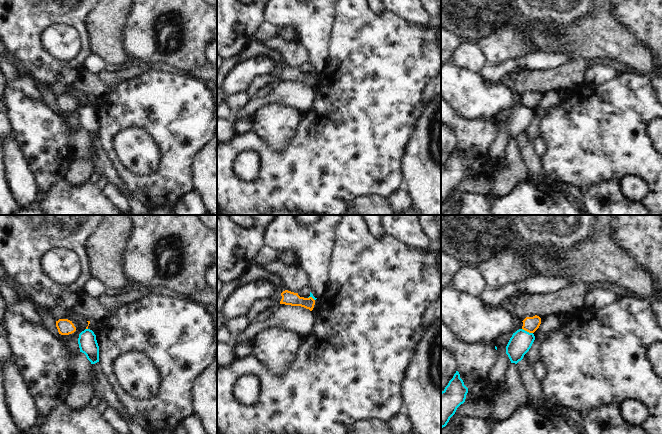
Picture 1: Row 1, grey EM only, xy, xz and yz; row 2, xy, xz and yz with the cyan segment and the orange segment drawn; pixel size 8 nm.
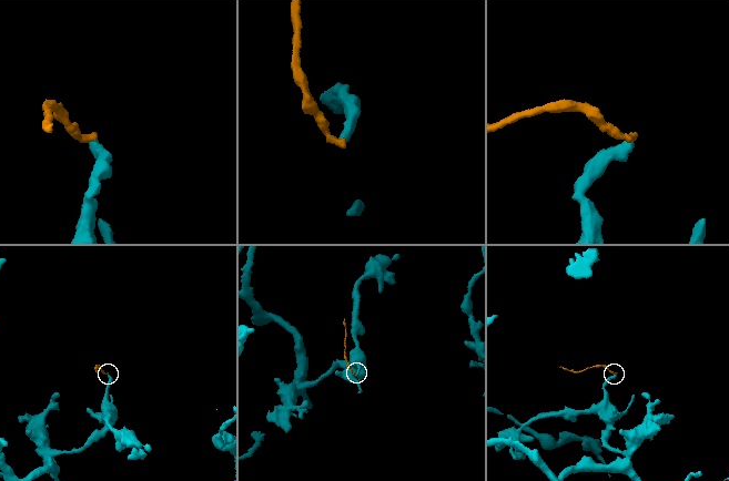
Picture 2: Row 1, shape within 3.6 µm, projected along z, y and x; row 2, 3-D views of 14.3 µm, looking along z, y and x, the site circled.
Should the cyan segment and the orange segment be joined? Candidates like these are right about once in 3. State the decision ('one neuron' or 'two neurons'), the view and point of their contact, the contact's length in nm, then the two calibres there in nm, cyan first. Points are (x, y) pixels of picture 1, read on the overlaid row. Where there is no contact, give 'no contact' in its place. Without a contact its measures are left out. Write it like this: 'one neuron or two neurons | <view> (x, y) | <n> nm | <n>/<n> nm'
two neurons | yz (526, 331) | 100 nm | 180/130 nm

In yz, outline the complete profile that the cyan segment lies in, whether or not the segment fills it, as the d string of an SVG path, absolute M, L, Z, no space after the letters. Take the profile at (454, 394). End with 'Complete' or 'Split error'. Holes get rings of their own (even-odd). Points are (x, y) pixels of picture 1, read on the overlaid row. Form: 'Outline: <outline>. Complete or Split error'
Outline: M458 371L441 392L441 428L445 427L457 408L465 402L468 388Z. Complete.

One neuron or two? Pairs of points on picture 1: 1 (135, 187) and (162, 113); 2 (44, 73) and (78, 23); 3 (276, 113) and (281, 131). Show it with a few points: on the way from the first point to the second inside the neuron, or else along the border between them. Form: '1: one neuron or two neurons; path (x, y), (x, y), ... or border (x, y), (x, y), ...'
1: one neuron; path (156, 178), (167, 167), (167, 134)
2: one neuron; path (61, 69), (66, 69), (81, 56), (83, 40)
3: one neuron; path (276, 117), (277, 127)

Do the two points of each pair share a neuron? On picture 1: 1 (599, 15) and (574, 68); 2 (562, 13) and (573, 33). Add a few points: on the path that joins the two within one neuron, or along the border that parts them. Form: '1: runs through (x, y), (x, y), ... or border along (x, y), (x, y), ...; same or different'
1: border along (588, 60), (577, 58), (571, 61); different
2: border along (589, 12), (567, 23), (545, 20); different

